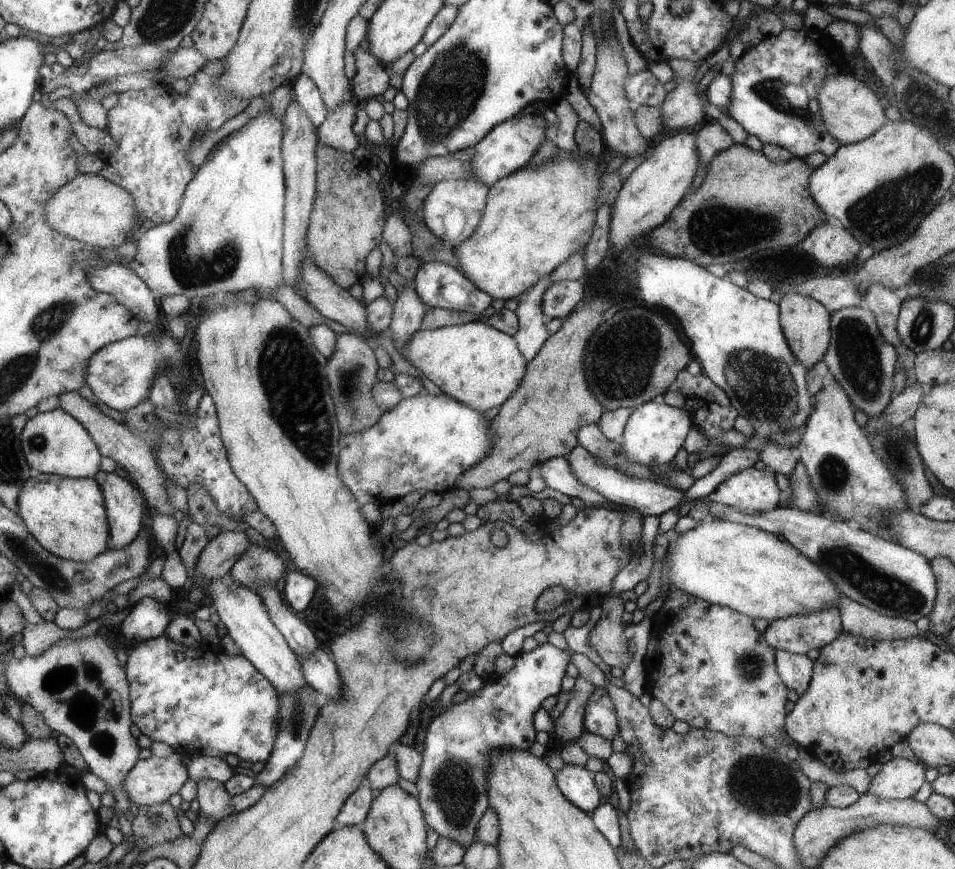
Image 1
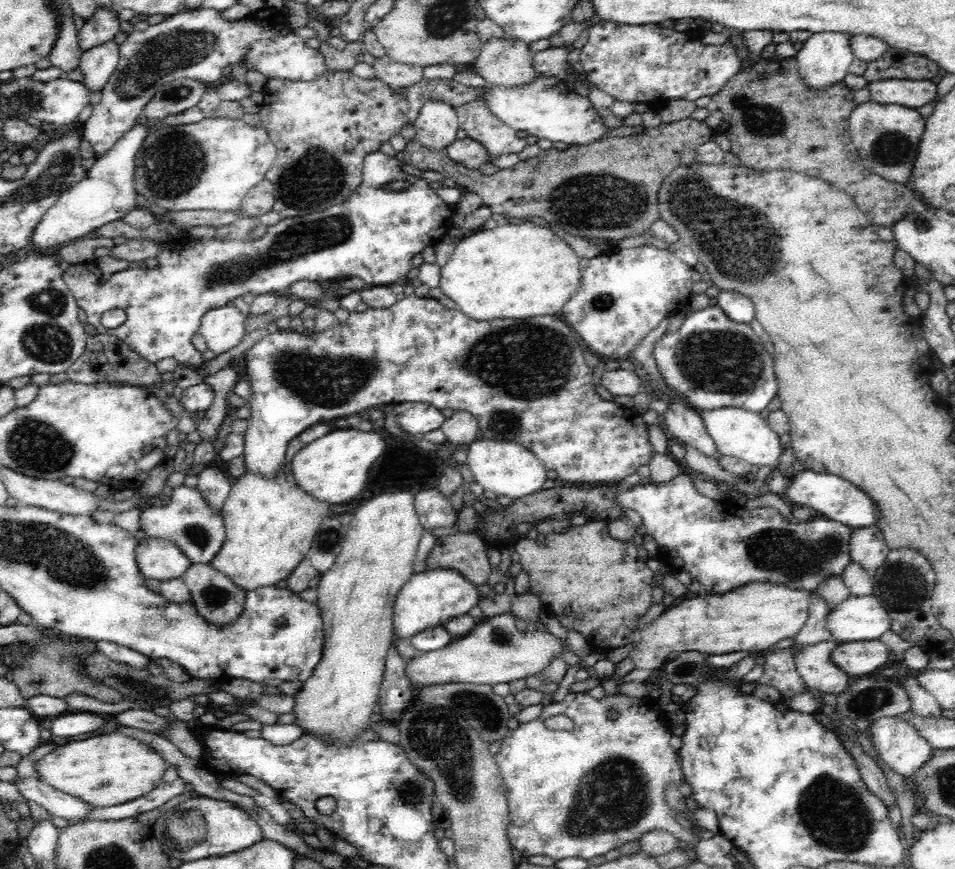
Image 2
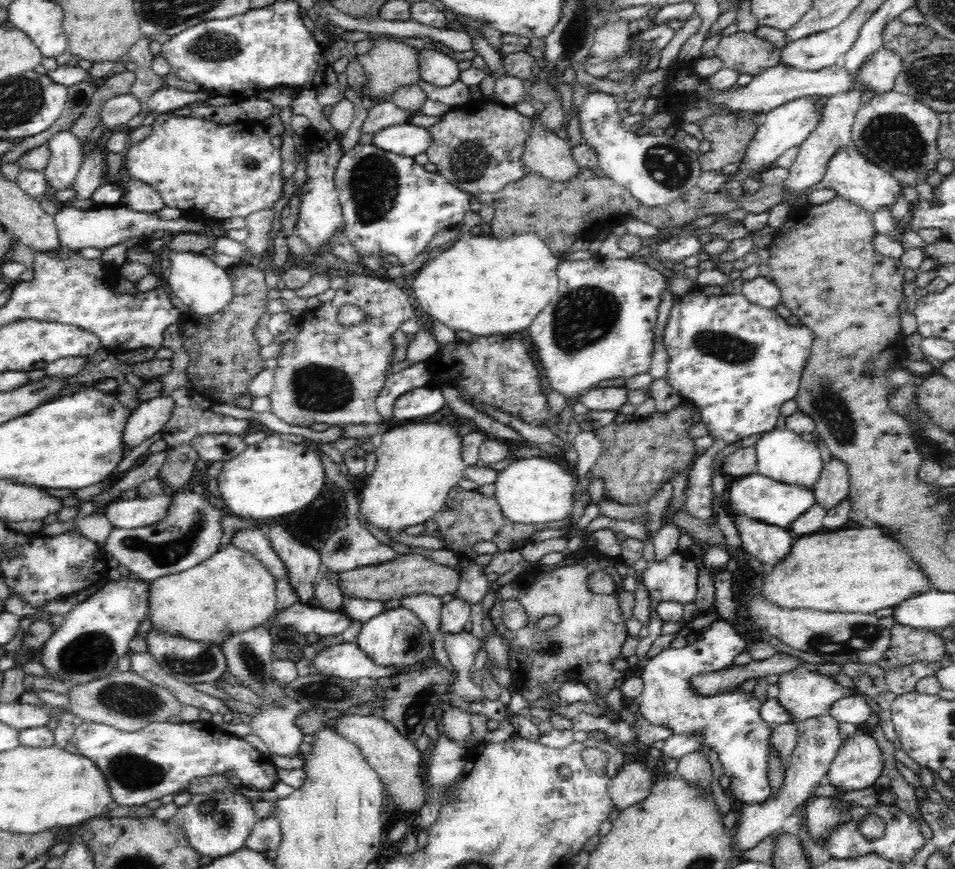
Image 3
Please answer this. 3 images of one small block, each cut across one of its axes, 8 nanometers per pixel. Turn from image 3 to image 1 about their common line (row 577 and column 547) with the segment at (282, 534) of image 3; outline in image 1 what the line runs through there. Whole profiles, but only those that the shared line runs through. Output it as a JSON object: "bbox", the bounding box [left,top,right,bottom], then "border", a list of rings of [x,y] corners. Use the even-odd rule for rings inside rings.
{"bbox":[541,282,584,318],"border":[[[556,282],[548,286],[541,301],[542,313],[548,318],[562,318],[570,316],[576,304],[584,296],[582,282]]]}

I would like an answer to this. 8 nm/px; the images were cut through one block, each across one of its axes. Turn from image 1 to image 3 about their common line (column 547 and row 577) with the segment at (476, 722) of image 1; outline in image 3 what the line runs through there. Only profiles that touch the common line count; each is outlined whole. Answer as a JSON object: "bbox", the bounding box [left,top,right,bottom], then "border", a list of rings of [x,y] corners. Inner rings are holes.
{"bbox":[643,552,700,605],"border":[[[674,552],[660,562],[648,563],[643,572],[643,584],[652,601],[675,601],[684,605],[695,602],[698,572],[700,570],[691,558]]]}

